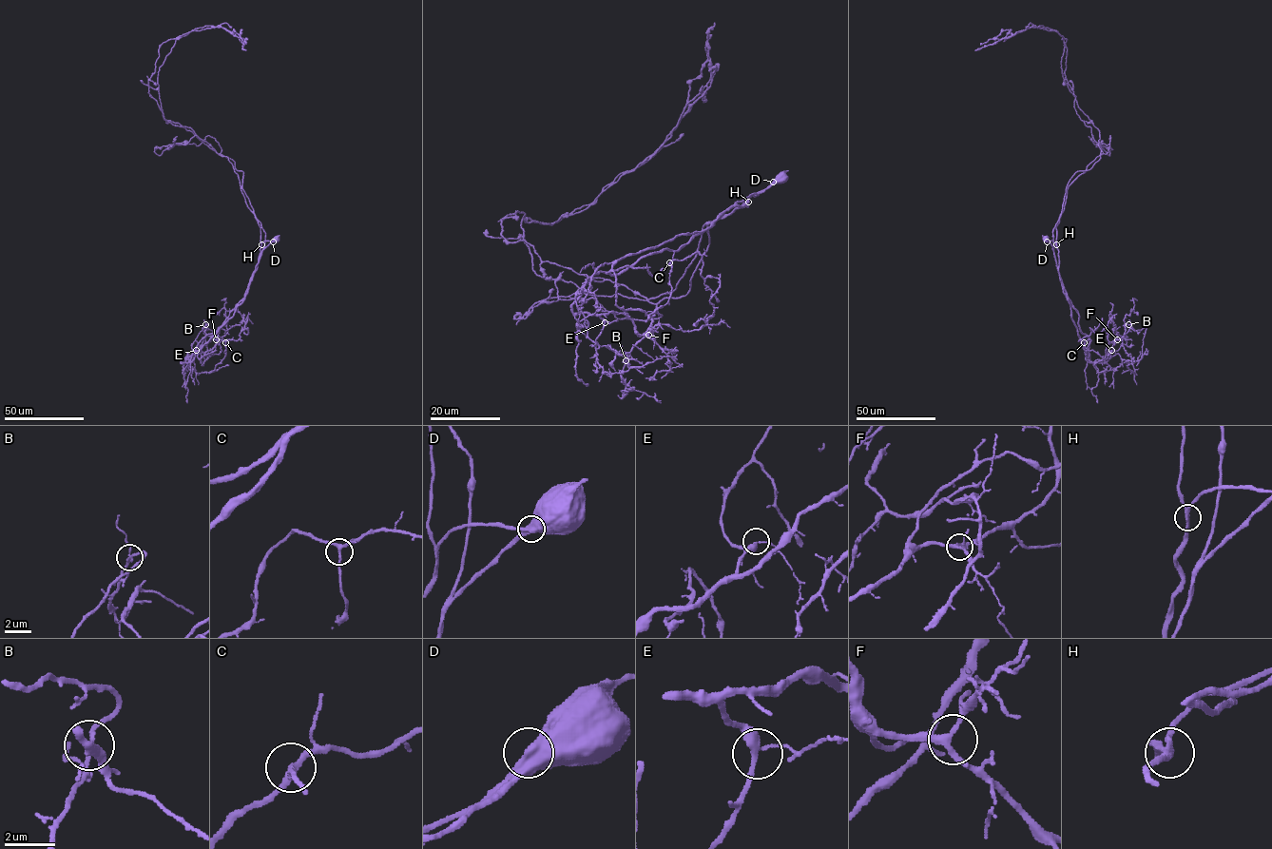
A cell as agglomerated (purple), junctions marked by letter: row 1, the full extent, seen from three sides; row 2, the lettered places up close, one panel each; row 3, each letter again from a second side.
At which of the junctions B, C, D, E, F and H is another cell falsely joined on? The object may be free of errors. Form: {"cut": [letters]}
{"cut": ["D"]}

